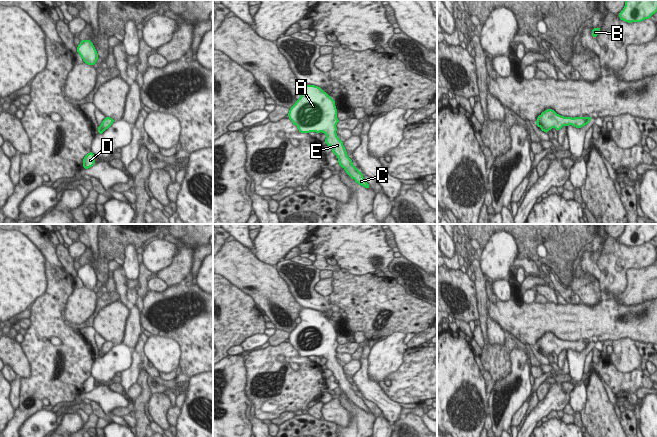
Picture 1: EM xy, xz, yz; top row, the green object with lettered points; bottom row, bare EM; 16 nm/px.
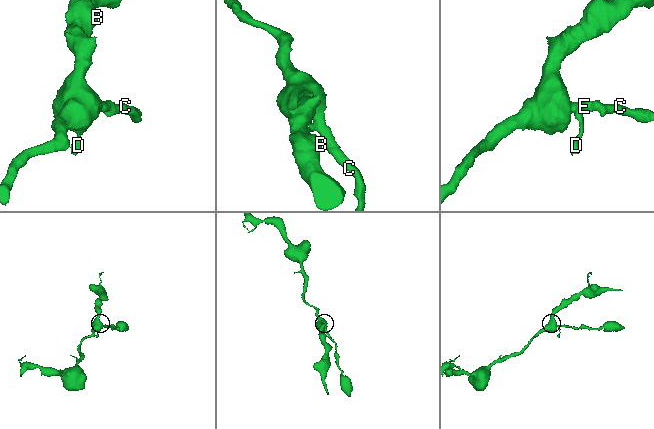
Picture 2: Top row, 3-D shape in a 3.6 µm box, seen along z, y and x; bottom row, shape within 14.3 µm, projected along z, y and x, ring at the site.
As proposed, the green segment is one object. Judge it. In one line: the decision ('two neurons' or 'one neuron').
one neuron

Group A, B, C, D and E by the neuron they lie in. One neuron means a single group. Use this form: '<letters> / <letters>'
A B C D E

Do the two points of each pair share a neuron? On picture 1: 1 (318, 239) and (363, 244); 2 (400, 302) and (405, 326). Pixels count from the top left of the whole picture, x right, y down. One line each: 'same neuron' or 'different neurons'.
1: same neuron
2: same neuron

